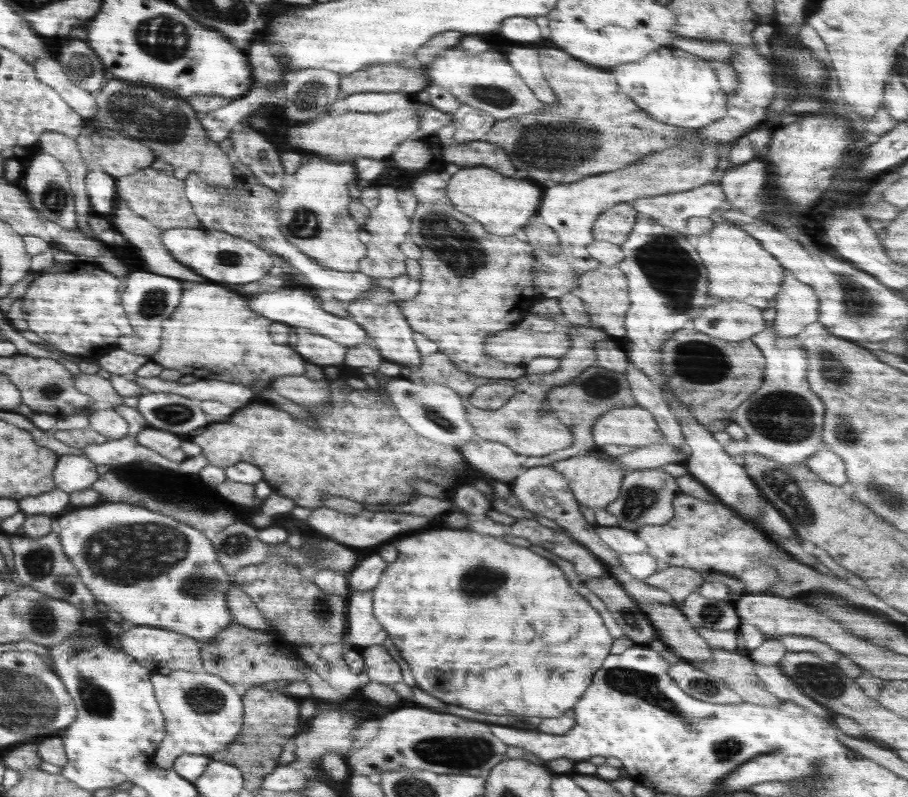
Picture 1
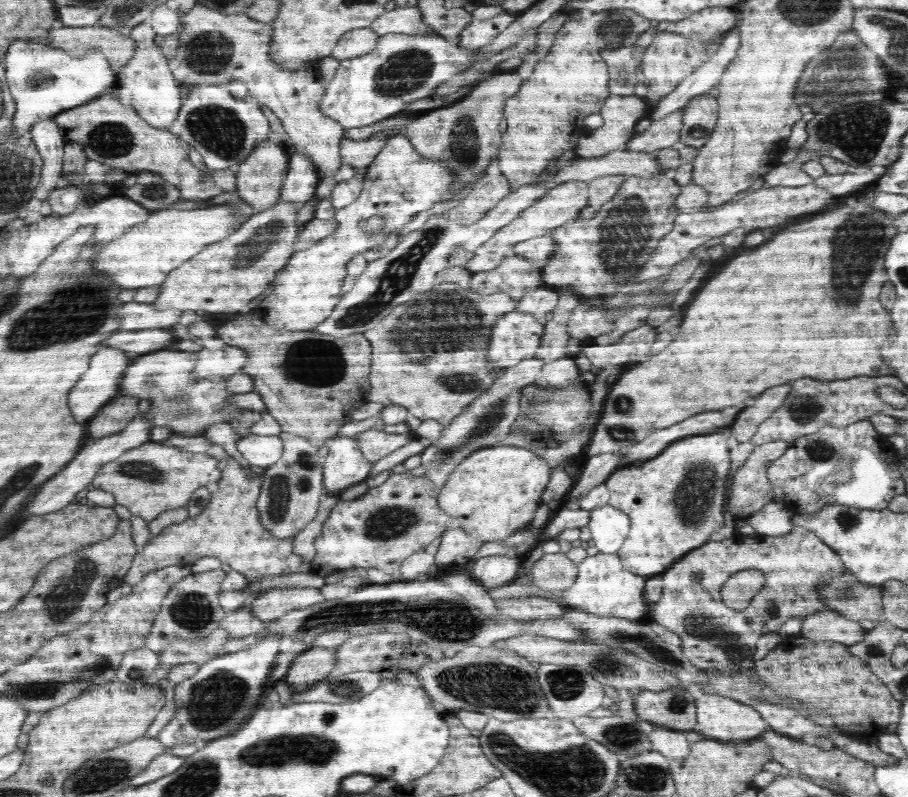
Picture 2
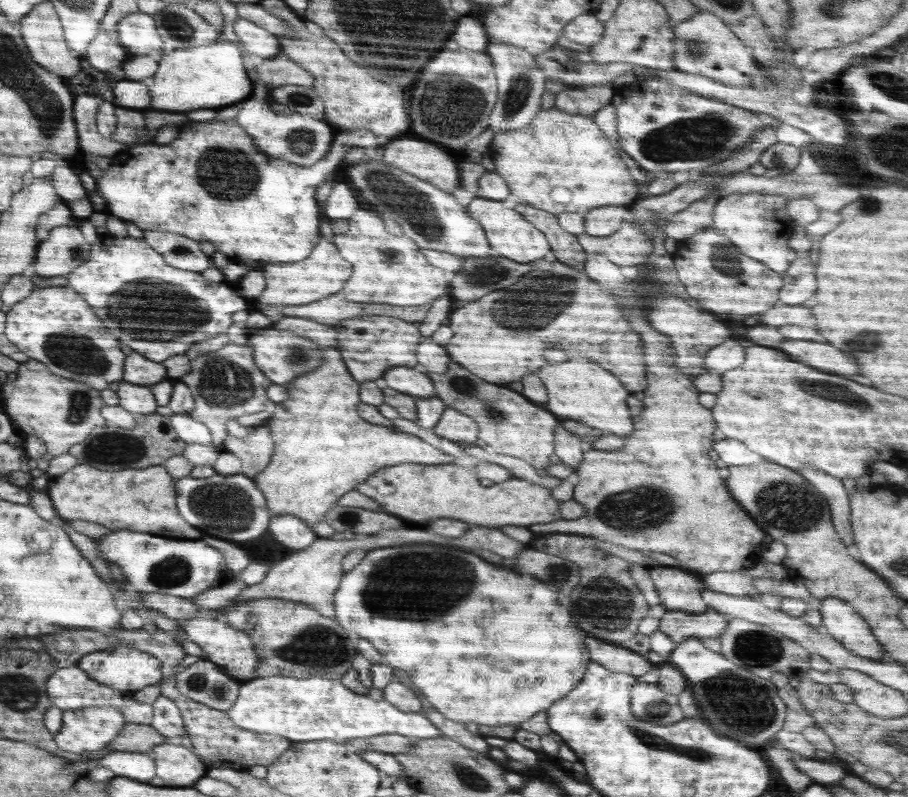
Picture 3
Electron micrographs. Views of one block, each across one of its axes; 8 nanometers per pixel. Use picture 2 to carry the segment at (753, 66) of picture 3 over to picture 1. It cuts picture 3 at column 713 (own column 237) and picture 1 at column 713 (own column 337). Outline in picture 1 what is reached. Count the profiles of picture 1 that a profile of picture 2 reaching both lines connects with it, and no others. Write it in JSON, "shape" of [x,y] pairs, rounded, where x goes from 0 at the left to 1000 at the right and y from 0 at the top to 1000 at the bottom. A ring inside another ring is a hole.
{"shape":[[[828,54],[811,59],[811,69],[806,72],[804,80],[813,93],[815,104],[808,117],[802,118],[800,146],[769,162],[769,171],[762,177],[756,176],[742,186],[714,194],[683,213],[649,221],[628,231],[615,230],[599,241],[597,258],[591,269],[595,269],[599,281],[610,286],[610,291],[615,294],[617,314],[610,324],[608,316],[588,316],[588,366],[599,374],[615,374],[637,359],[639,341],[661,334],[656,325],[650,324],[645,316],[645,307],[652,305],[652,281],[656,279],[660,269],[678,256],[698,256],[698,252],[707,246],[753,241],[780,230],[790,213],[791,183],[808,179],[812,173],[838,156],[855,115],[855,85],[850,70],[843,70],[835,58]]]}

